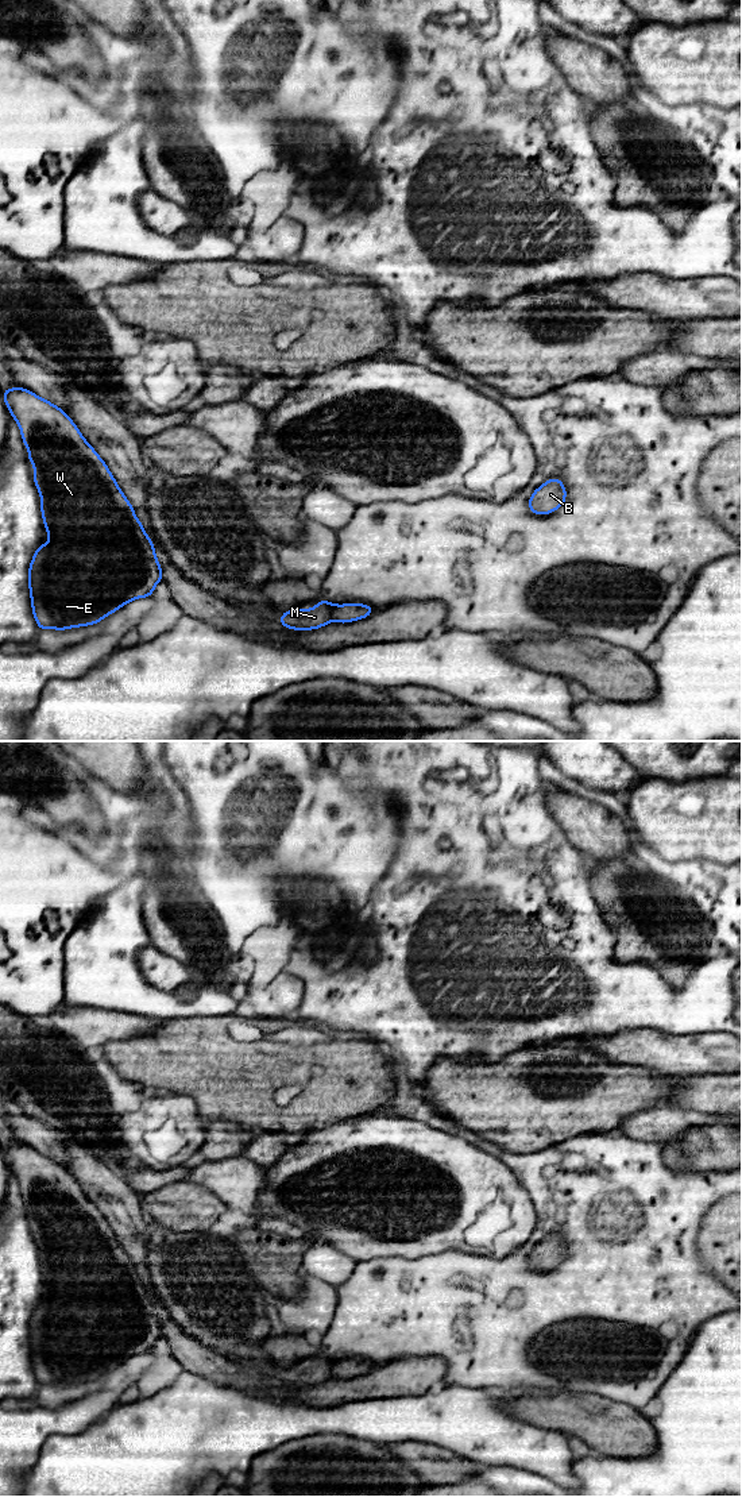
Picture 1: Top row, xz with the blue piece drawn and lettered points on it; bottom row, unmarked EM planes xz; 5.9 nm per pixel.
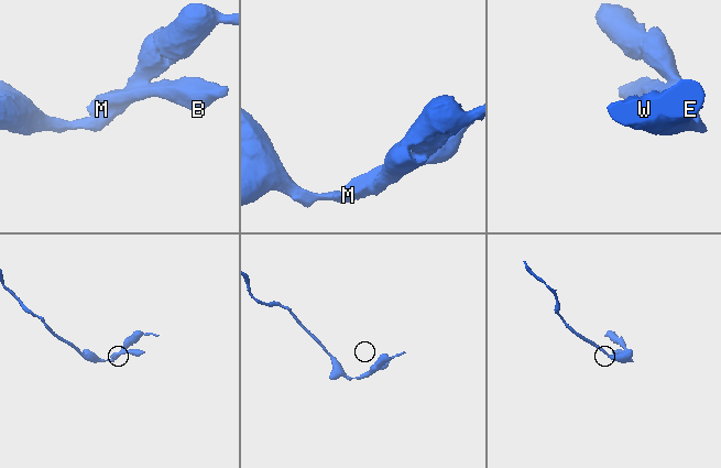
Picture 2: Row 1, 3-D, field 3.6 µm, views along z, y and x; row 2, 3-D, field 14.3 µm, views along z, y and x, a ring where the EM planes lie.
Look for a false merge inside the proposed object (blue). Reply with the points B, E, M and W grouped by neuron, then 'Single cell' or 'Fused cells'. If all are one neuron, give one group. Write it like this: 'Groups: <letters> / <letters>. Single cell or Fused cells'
Groups: B M / E W. Fused cells

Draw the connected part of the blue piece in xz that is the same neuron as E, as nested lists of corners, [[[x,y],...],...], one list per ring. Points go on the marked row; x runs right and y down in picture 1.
[[[20,386],[1,390],[5,406],[18,423],[22,440],[28,450],[27,460],[34,466],[32,481],[40,495],[40,514],[50,537],[36,548],[28,566],[31,609],[39,630],[96,625],[121,606],[151,597],[155,586],[163,582],[155,545],[107,463],[62,408]]]

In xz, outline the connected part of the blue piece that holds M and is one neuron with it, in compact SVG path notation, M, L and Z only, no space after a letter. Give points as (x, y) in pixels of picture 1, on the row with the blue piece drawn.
M318 601L313 609L291 609L282 611L279 622L282 626L298 632L320 629L332 622L332 611L339 605L329 601Z

